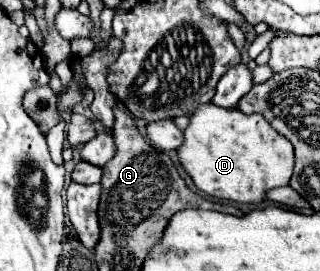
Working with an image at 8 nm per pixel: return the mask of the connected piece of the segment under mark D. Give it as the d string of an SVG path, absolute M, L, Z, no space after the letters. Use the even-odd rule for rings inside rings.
M205 103L203 107L197 107L195 115L191 117L189 127L185 129L185 143L179 147L179 159L185 167L185 171L191 175L197 189L203 193L227 199L235 203L263 203L267 199L267 191L273 187L289 185L289 179L293 175L295 167L295 155L293 145L279 135L259 113L245 115L239 109L223 109L213 103Z

